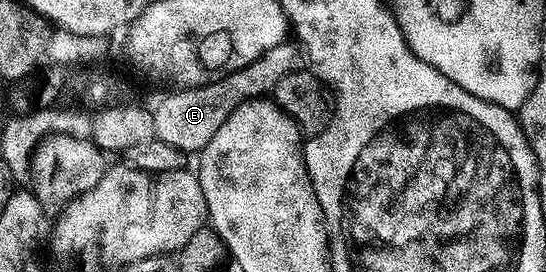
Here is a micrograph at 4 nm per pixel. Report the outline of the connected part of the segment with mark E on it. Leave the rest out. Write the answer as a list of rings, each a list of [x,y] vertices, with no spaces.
[[[285,41],[274,45],[262,57],[255,59],[248,67],[230,73],[213,83],[201,87],[172,89],[157,101],[151,108],[152,130],[155,138],[166,141],[166,145],[174,145],[174,149],[182,149],[186,153],[199,153],[220,128],[222,121],[230,115],[237,104],[245,102],[257,93],[271,93],[286,77],[286,73],[294,73],[305,66],[306,56],[295,42]]]

